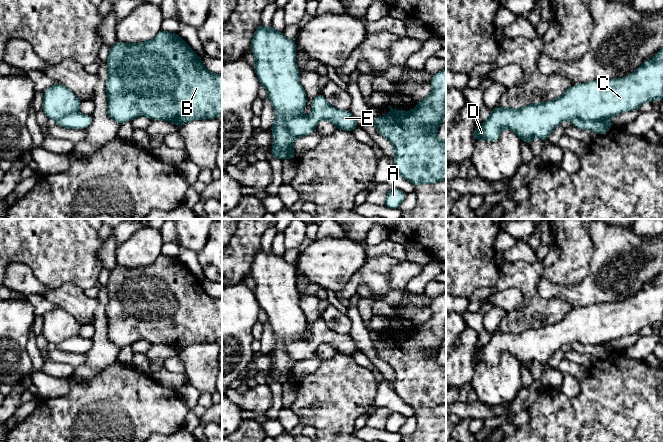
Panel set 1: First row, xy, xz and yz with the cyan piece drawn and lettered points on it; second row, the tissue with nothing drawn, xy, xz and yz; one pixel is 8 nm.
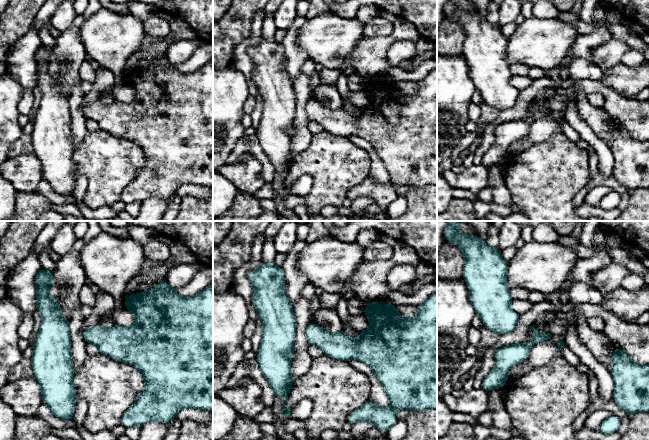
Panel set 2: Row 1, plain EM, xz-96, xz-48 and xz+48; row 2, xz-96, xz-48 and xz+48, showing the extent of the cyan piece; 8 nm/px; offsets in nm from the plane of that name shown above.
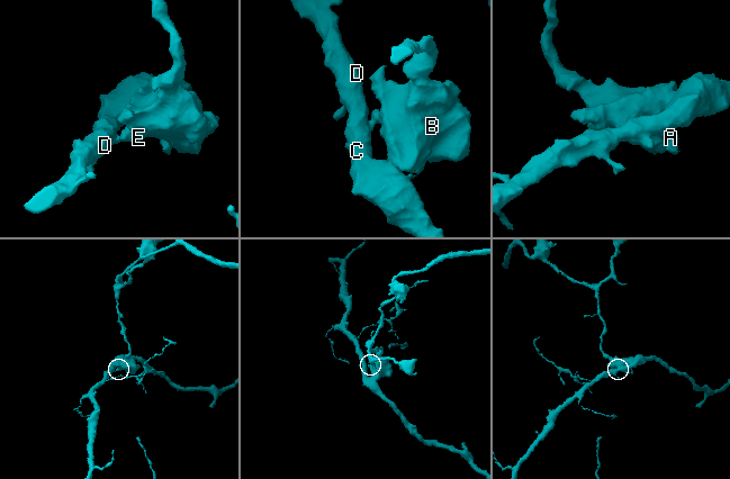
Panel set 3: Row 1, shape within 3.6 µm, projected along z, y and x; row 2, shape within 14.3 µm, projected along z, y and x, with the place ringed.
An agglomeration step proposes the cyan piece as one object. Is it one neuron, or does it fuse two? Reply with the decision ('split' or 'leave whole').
split

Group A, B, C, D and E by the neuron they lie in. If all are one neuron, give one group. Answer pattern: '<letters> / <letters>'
A B E / C D

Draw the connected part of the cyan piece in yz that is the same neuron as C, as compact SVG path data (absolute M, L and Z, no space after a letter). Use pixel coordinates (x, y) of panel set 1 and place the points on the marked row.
M663 48L660 49L651 60L646 61L633 73L617 79L600 79L592 82L581 83L570 86L566 92L548 102L534 103L526 105L520 109L512 109L508 107L496 107L491 110L489 118L480 126L474 128L473 140L486 139L491 142L495 142L499 139L501 131L503 129L510 129L514 131L520 140L525 141L528 145L531 145L533 138L538 138L542 141L547 140L550 133L560 125L564 120L572 120L579 118L584 121L602 121L609 120L612 116L618 115L622 112L637 110L645 102L652 102L654 100L663 99Z

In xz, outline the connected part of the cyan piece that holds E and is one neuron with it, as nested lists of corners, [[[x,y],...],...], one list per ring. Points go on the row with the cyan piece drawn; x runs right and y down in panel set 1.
[[[322,94],[314,98],[311,109],[312,113],[309,117],[299,116],[285,124],[294,138],[310,135],[320,120],[330,120],[337,129],[347,132],[360,127],[349,110],[339,110],[333,107]]]

